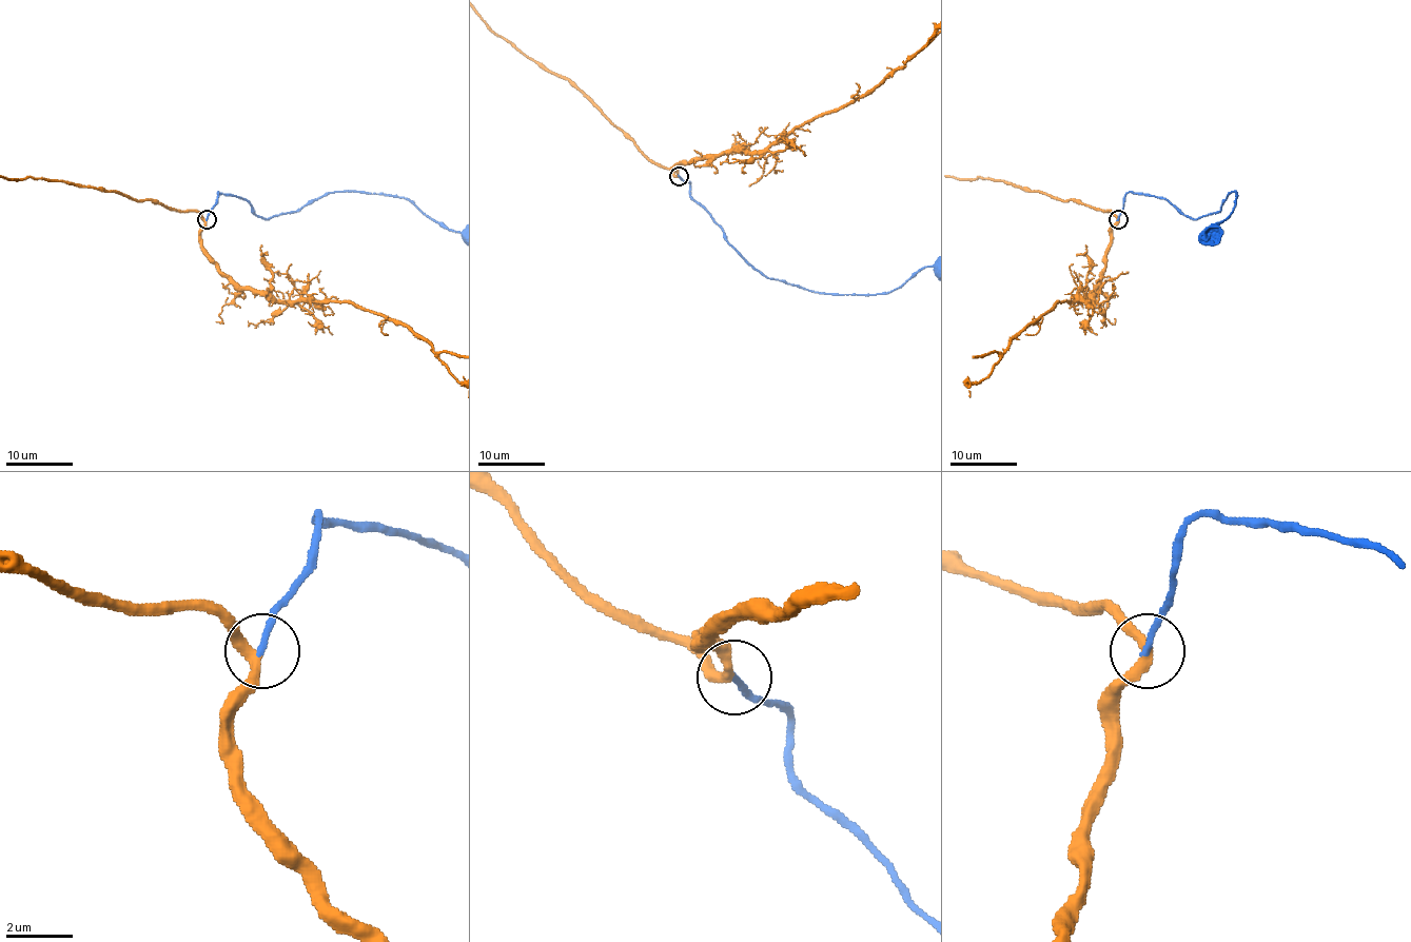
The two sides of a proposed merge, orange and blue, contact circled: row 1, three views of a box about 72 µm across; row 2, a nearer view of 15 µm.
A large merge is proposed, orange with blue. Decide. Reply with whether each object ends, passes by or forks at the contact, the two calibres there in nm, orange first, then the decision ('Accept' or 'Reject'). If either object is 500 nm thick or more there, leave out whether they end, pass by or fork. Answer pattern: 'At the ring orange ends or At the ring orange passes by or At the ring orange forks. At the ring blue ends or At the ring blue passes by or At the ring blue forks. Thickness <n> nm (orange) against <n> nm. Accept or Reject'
At the ring orange passes by. At the ring blue ends. Thickness 320 nm (orange) against 190 nm. Accept

